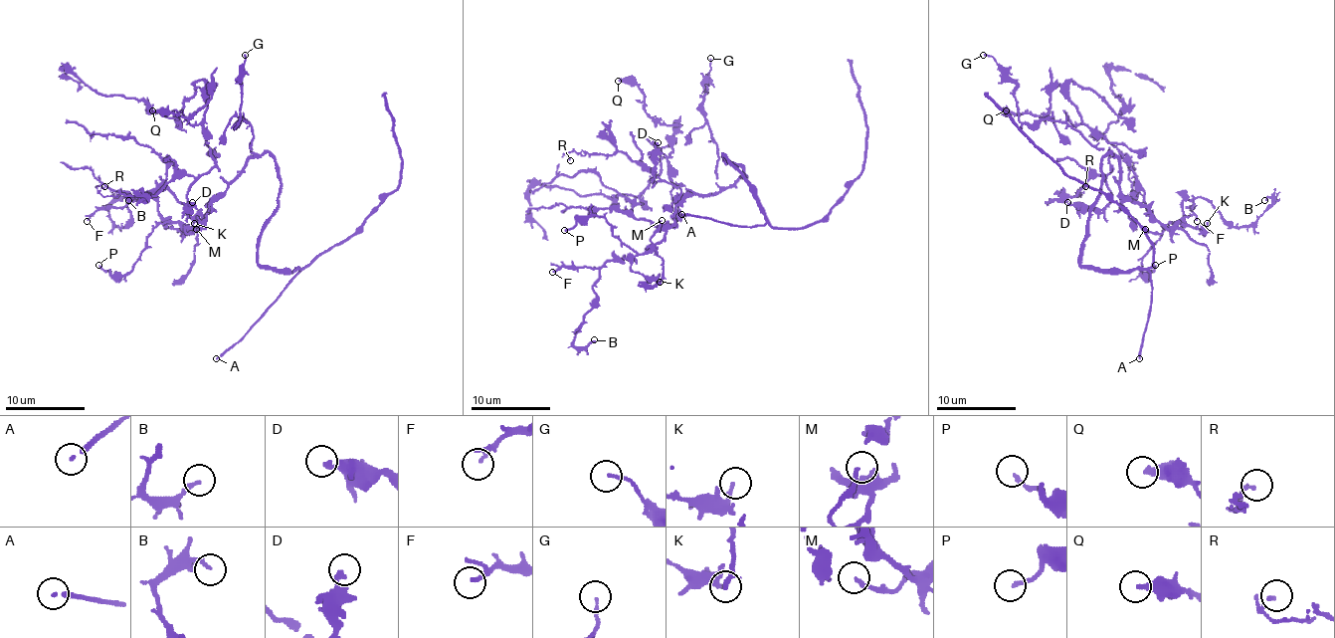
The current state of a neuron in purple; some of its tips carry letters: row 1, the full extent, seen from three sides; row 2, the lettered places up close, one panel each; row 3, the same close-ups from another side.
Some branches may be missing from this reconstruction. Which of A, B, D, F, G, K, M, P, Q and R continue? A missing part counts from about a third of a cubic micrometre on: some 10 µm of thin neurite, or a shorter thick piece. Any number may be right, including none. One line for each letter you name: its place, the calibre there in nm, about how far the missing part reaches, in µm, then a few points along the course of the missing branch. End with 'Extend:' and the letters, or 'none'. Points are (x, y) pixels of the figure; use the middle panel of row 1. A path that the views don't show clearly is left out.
A: at (681, 214); 190 nm thick; about 35 µm are missing
Extend: A

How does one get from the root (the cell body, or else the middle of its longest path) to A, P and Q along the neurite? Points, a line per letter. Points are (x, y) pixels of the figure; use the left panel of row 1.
A: (279, 172), (279, 207), (263, 231), (259, 263), (285, 271), (300, 271), (267, 313), (216, 358)
P: (279, 172), (267, 152), (257, 154), (208, 204), (196, 227), (160, 223), (124, 275), (112, 275), (98, 265)
Q: (279, 172), (265, 152), (228, 182), (220, 176), (202, 124), (208, 87), (210, 99), (186, 116), (152, 110)

